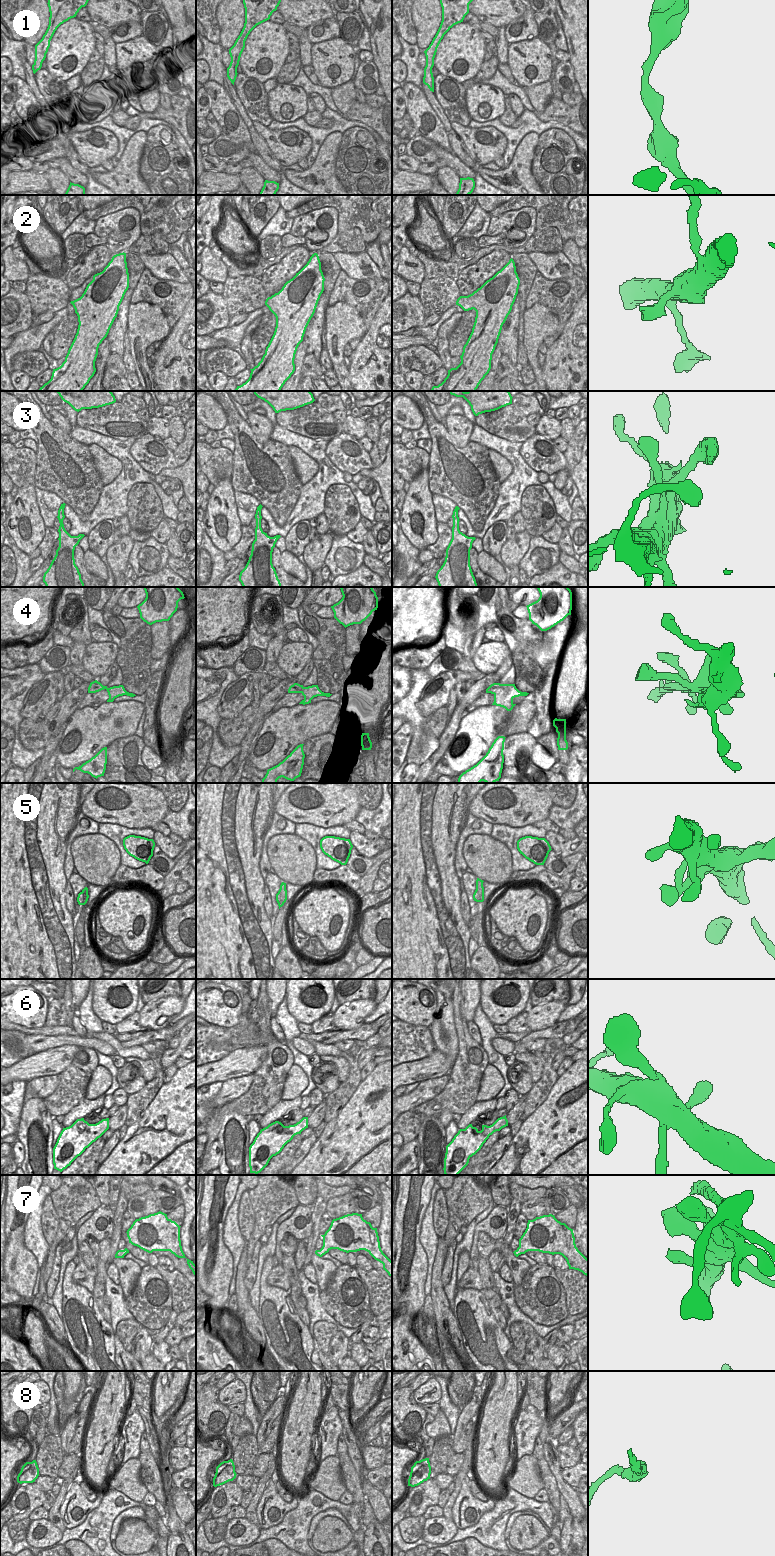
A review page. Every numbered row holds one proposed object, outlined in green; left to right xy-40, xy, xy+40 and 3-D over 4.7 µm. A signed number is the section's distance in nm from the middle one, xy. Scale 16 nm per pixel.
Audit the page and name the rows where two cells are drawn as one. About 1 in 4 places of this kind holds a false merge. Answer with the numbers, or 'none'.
8

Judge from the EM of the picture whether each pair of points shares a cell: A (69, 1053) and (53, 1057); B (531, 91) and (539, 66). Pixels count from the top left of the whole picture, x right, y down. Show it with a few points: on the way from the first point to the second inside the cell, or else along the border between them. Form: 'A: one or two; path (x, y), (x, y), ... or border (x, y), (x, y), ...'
A: one; path (65, 1054), (62, 1057), (57, 1057)
B: two; border (548, 80), (523, 87)

